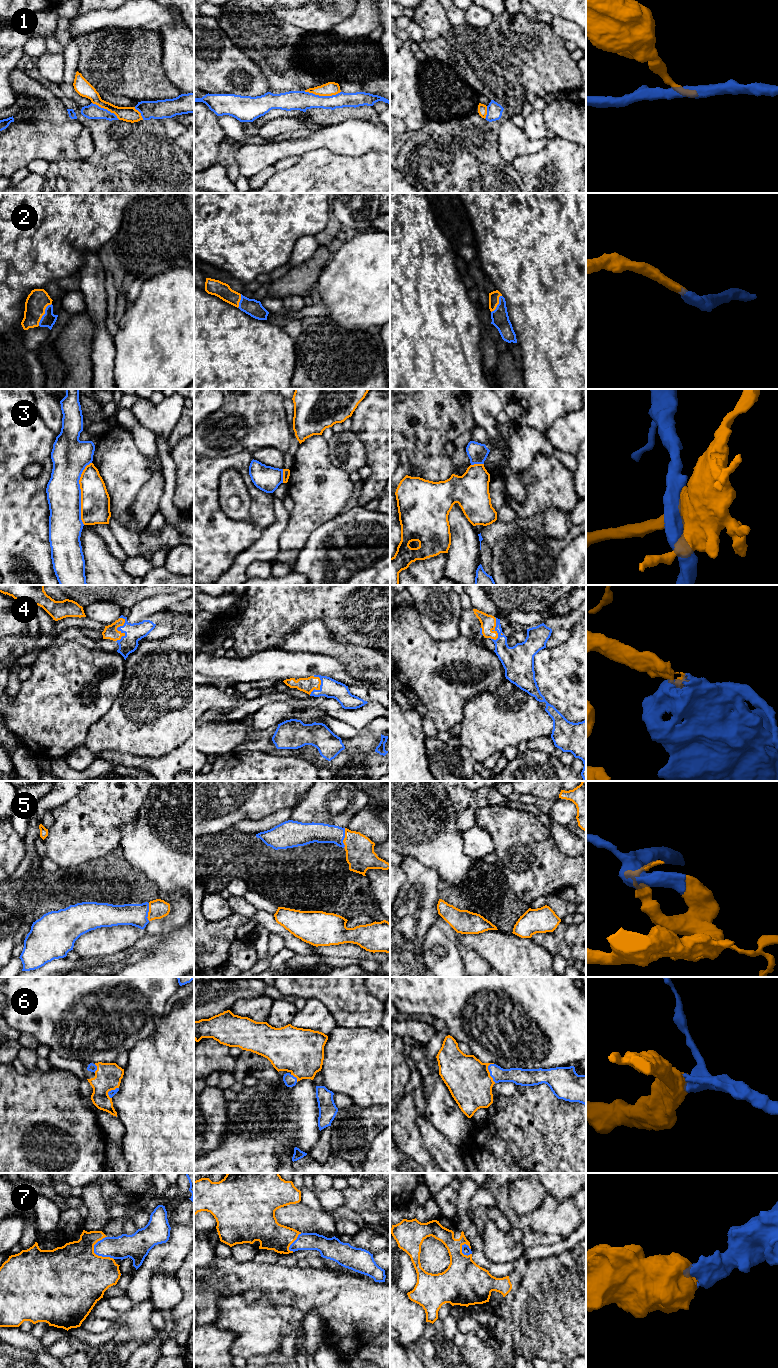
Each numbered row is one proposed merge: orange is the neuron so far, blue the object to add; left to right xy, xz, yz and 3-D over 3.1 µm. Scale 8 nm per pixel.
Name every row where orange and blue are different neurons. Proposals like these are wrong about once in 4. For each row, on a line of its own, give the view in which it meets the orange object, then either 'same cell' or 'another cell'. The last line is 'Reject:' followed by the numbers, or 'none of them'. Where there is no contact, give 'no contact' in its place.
1: contact in xz; another cell
2: contact in xy; same cell
3: contact in xy; another cell
4: contact in xy; same cell
5: contact in xz; same cell
6: contact in yz; same cell
7: contact in xy; same cell
Reject: 1, 3

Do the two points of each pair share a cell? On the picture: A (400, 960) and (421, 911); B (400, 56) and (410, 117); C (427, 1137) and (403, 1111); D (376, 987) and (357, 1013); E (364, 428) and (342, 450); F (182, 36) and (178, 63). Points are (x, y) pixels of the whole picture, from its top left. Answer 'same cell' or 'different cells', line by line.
A: same cell
B: same cell
C: different cells
D: different cells
E: different cells
F: same cell

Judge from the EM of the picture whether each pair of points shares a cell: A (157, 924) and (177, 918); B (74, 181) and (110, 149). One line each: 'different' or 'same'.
A: same
B: same

